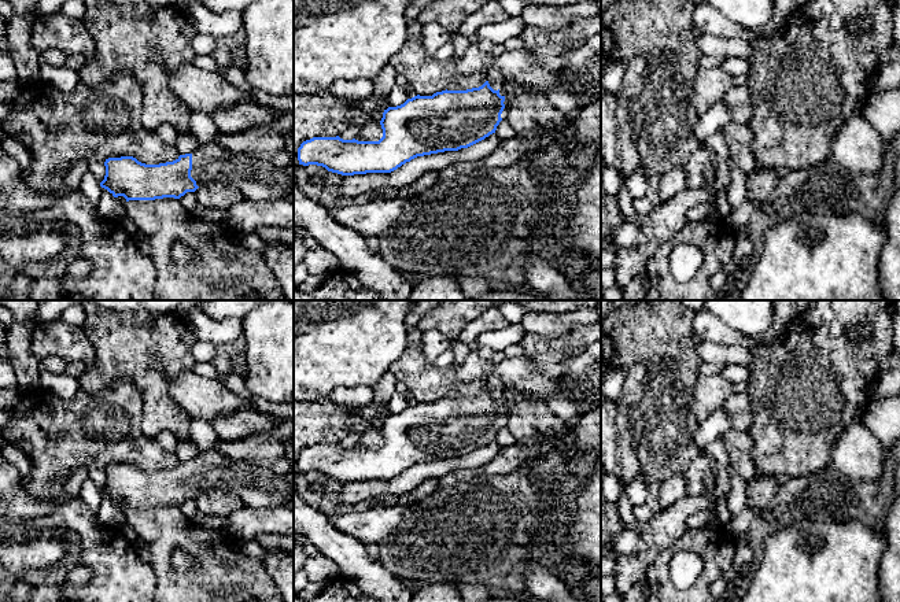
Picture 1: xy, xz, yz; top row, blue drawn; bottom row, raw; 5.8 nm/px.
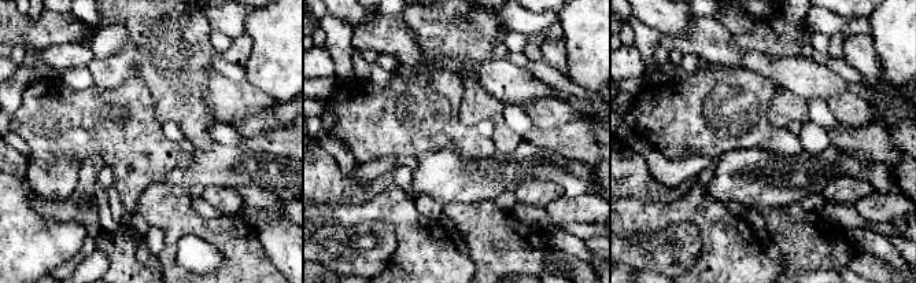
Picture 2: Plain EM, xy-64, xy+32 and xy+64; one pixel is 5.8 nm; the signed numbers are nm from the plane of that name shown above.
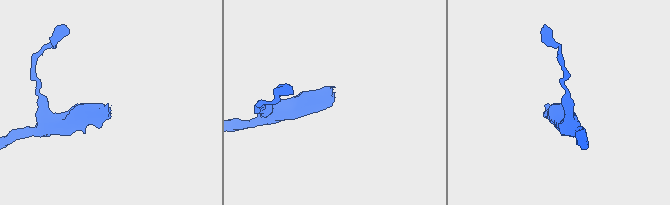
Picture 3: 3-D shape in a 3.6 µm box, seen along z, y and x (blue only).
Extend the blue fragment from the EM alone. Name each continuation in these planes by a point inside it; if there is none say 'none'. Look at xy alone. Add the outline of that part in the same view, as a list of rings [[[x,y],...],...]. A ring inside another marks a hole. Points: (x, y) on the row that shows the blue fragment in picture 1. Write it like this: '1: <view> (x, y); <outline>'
1: xy (216, 195); [[[213,182],[195,191],[198,204],[204,208],[228,211],[233,204],[241,202],[244,195],[233,185]]]

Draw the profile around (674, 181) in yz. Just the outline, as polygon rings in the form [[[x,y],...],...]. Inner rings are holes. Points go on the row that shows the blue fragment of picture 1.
[[[672,169],[660,178],[659,195],[661,202],[675,197],[687,188],[687,174],[685,169]]]

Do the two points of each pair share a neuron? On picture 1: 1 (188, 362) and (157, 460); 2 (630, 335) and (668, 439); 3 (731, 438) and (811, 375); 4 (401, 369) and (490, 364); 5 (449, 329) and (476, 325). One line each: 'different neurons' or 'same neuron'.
1: different neurons
2: same neuron
3: different neurons
4: same neuron
5: different neurons

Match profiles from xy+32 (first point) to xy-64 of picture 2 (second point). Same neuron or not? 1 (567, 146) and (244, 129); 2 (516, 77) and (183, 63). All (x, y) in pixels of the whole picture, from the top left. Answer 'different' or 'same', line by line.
1: different
2: different

